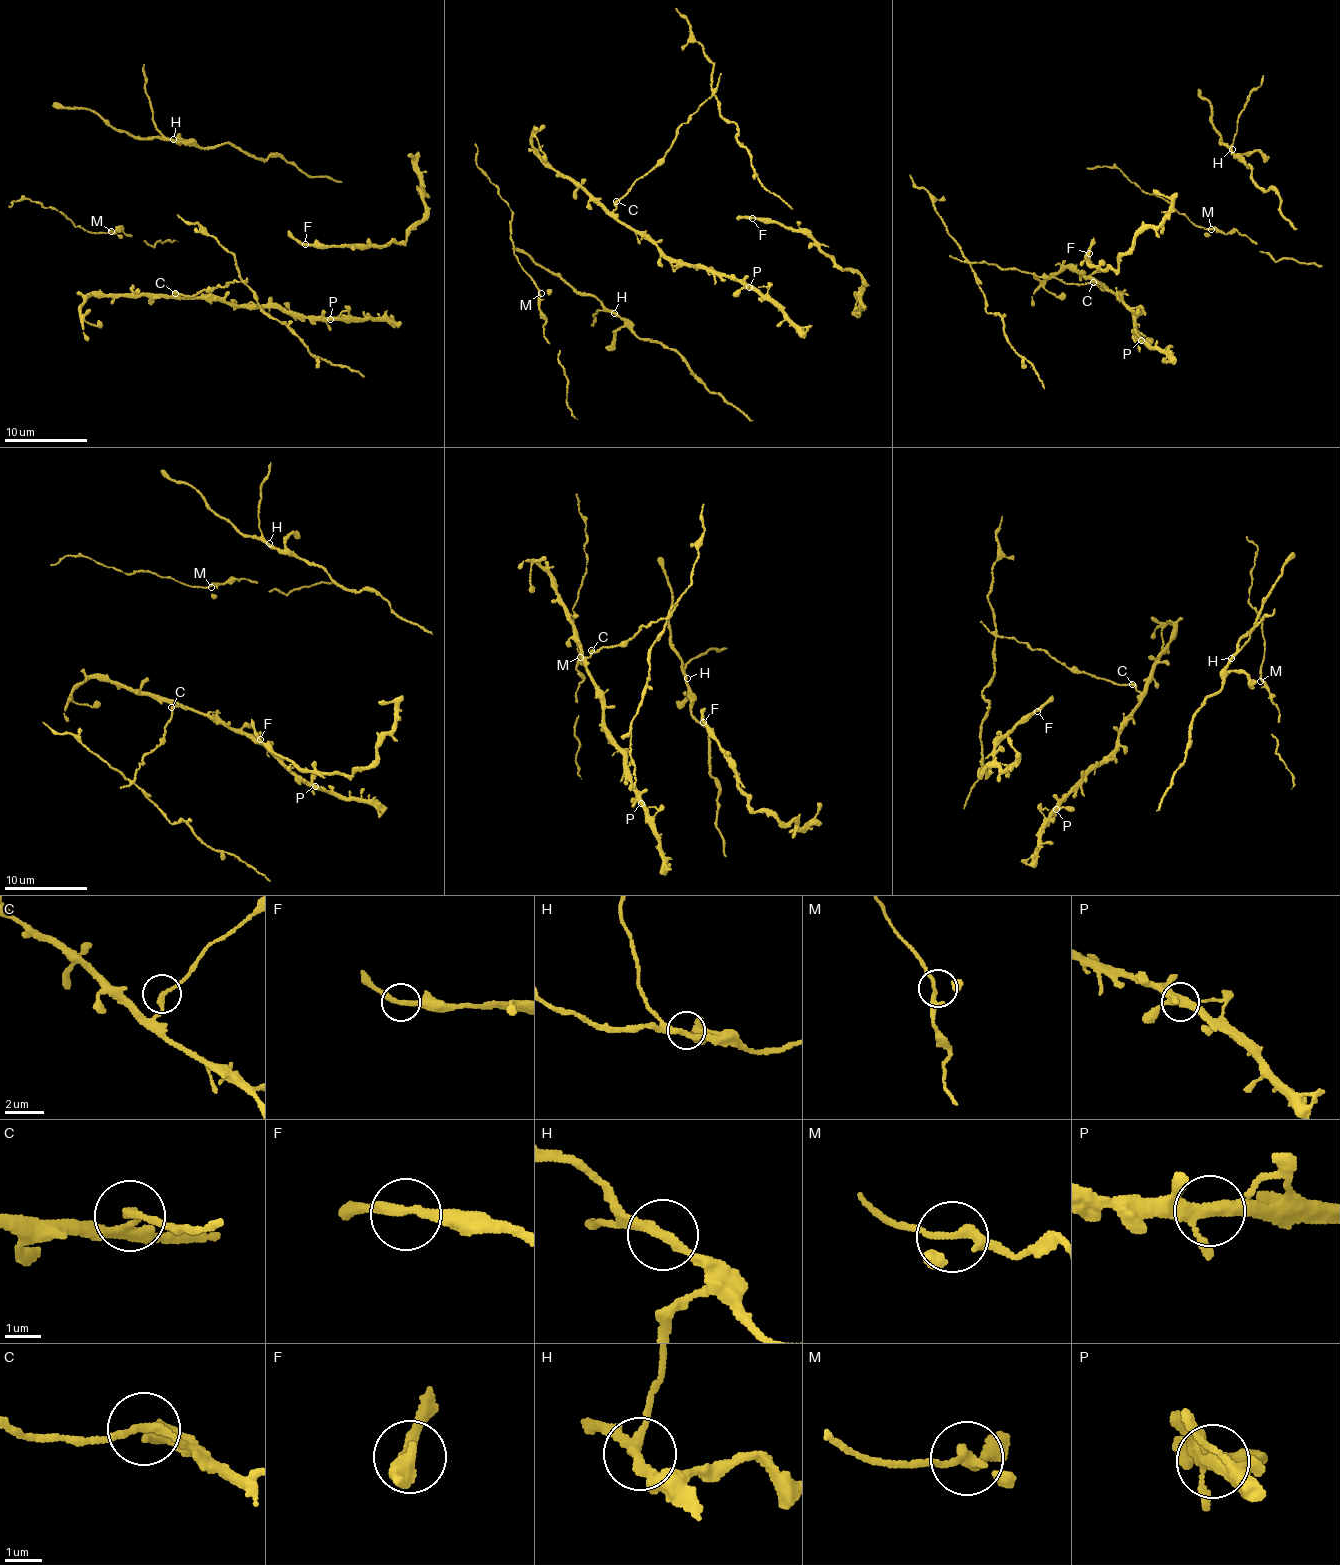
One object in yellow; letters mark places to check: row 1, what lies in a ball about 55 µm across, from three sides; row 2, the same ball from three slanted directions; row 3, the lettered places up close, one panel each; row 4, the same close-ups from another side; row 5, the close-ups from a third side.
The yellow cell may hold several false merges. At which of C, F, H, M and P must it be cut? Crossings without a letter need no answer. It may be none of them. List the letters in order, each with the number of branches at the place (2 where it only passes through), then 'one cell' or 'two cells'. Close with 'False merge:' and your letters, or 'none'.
C: 2 branches meet; two cells
F: 2 branches meet; one cell
H: 2 branches meet; one cell
M: 2 branches meet; one cell
P: 4 branches meet; one cell
False merge: C

